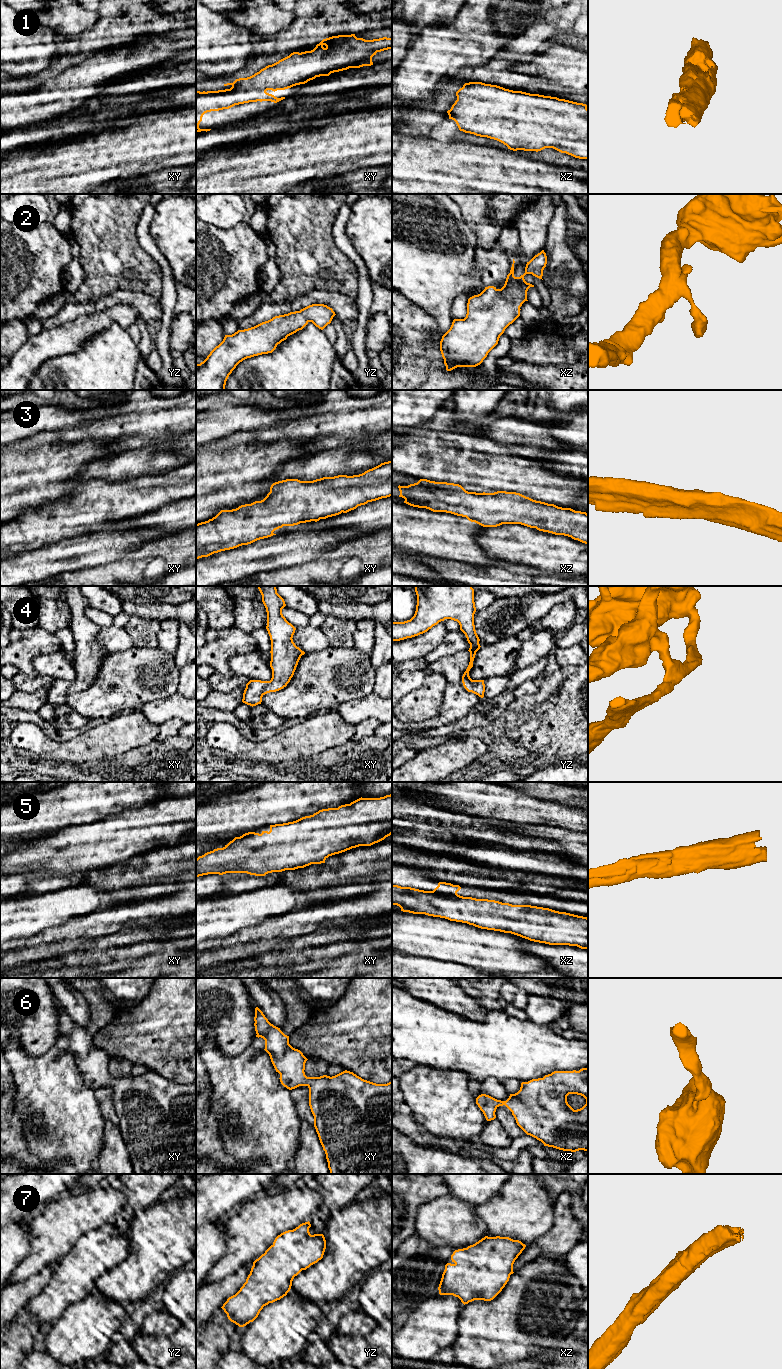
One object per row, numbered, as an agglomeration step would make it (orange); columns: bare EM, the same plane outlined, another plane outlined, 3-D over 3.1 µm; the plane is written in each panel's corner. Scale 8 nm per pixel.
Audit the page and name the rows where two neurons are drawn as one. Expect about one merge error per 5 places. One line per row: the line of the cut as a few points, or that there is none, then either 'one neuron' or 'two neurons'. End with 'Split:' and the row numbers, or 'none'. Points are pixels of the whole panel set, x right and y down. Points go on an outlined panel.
1: cut none; one neuron
2: cut none; one neuron
3: cut none; one neuron
4: cut none; one neuron
5: cut none; one neuron
6: cut none; one neuron
7: cut none; one neuron
Split: none

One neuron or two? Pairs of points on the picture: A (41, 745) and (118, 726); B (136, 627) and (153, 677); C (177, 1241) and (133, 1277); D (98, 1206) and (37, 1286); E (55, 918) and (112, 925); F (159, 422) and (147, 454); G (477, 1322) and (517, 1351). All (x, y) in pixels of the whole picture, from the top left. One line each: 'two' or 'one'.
A: one
B: two
C: one
D: two
E: two
F: two
G: one

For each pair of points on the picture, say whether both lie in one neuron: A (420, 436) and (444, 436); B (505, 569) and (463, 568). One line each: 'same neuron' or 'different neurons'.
A: same neuron
B: same neuron

